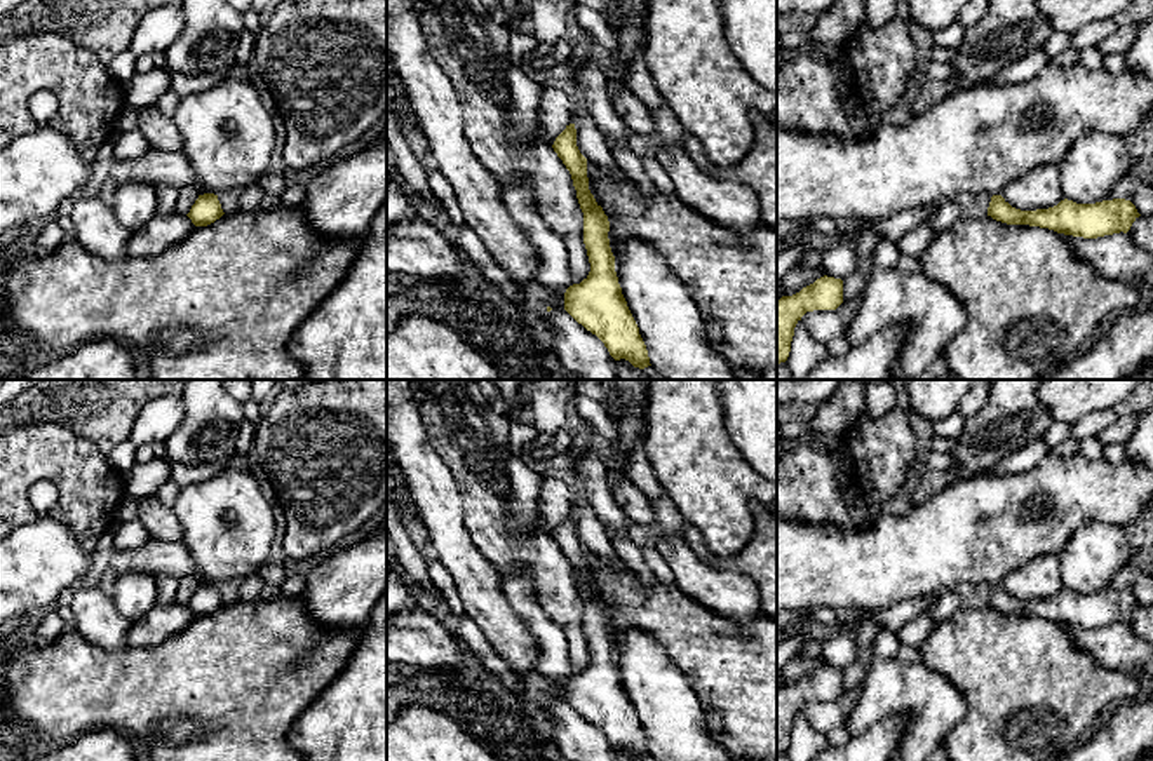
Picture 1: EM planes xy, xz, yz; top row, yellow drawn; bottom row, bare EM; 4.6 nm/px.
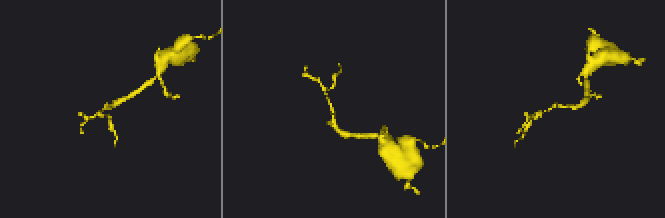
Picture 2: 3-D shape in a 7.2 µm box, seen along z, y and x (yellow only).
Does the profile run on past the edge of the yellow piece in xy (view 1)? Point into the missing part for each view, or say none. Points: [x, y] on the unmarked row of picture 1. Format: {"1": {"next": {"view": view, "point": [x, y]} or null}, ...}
{"1": {"next": null}}

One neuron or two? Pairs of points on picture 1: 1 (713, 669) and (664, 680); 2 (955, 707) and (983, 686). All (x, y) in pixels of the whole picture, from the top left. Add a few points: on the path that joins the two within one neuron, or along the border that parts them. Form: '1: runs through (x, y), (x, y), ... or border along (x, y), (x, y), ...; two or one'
1: border along (657, 643), (687, 678), (702, 711); two
2: border along (937, 671), (967, 702), (965, 716), (946, 737); two

